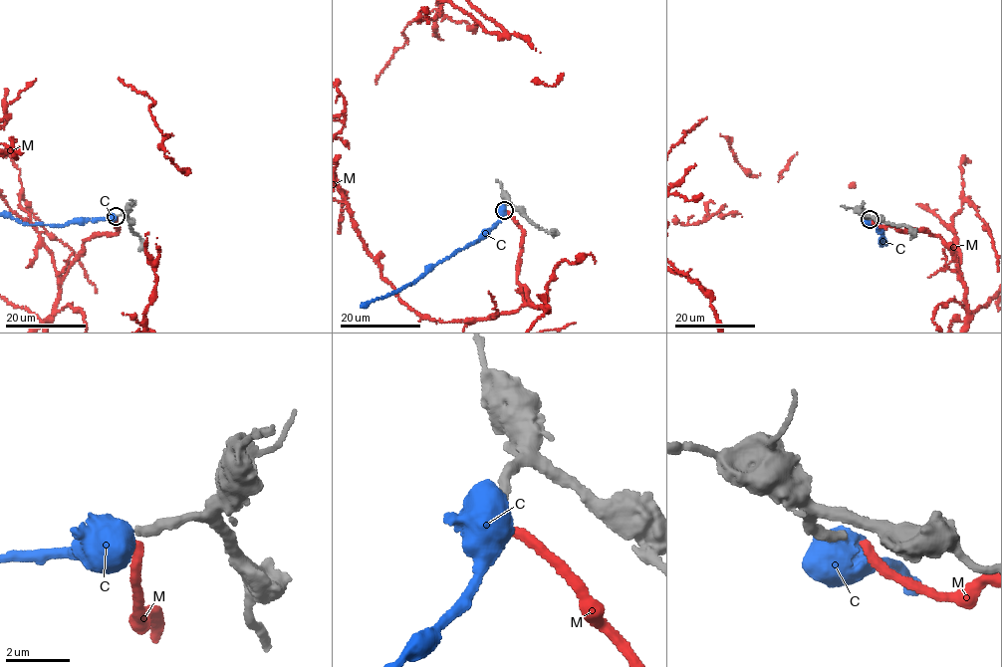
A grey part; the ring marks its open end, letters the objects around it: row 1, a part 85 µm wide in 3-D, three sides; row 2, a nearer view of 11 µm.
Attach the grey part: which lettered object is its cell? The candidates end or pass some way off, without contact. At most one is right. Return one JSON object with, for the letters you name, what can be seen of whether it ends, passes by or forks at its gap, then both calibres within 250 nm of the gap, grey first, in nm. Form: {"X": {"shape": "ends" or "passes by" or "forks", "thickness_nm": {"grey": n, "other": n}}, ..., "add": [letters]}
{"add": []}

